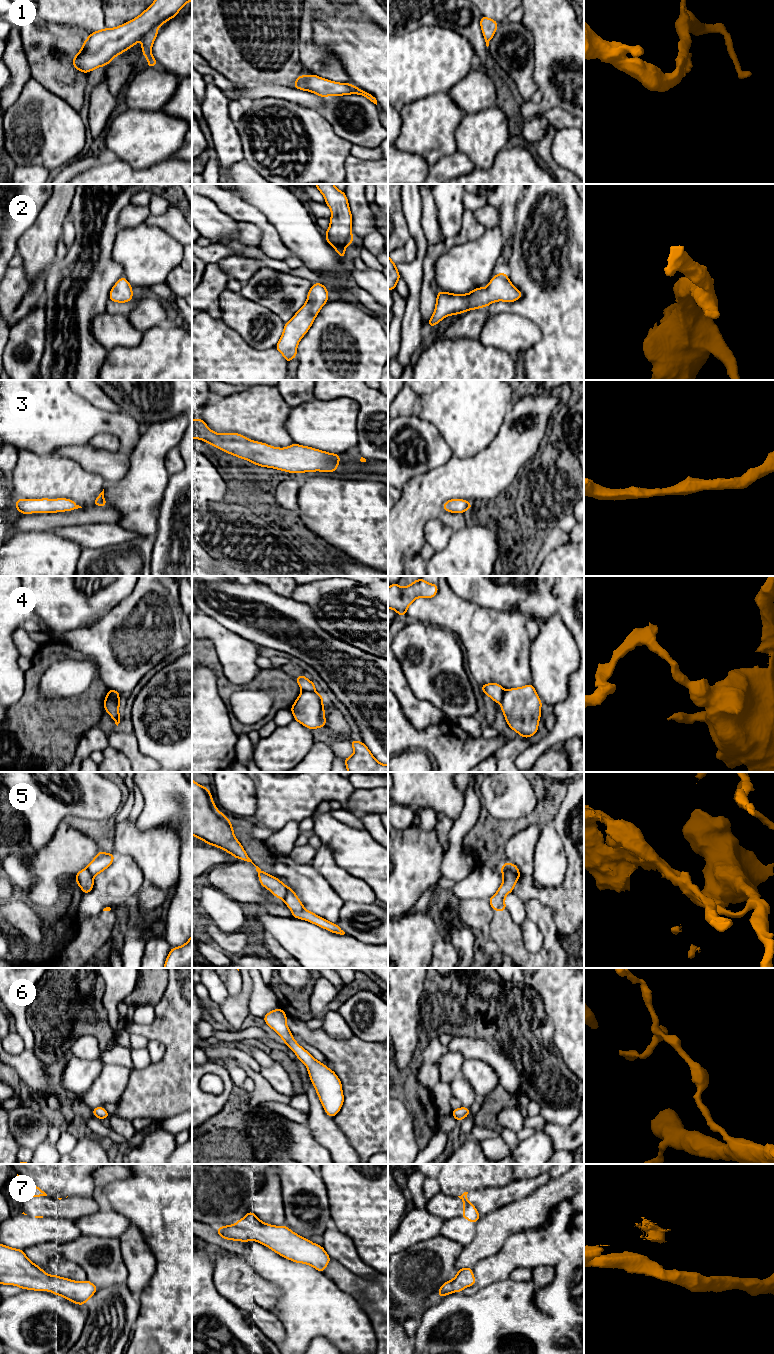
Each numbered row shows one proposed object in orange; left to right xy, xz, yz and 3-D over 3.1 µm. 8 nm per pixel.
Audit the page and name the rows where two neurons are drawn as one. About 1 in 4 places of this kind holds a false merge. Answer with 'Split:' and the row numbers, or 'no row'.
Split: 4, 5

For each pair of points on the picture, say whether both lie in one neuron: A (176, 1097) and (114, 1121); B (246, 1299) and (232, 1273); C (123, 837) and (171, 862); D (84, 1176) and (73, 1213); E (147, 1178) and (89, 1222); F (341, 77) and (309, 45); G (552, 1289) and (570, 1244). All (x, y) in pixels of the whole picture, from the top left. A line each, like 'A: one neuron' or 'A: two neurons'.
A: two neurons
B: one neuron
C: one neuron
D: two neurons
E: two neurons
F: one neuron
G: one neuron

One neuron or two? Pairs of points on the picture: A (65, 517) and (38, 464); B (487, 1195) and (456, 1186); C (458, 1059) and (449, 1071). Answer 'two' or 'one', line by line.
A: two
B: two
C: one

